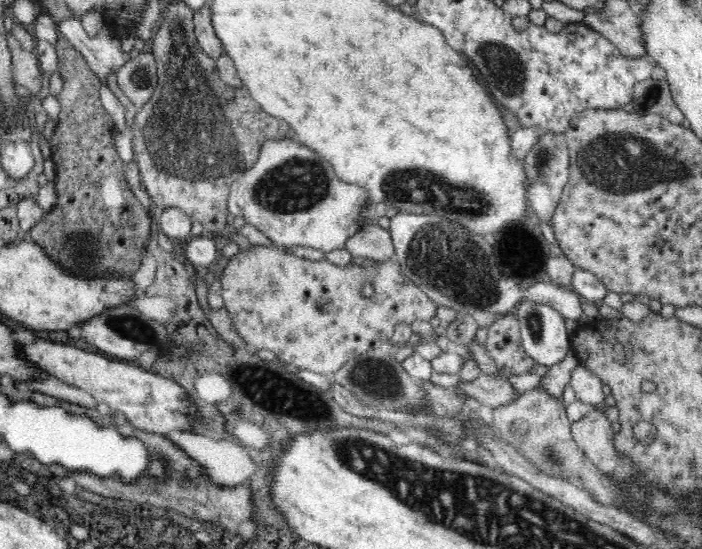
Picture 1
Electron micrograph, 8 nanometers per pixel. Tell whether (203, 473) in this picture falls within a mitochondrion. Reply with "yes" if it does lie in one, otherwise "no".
no

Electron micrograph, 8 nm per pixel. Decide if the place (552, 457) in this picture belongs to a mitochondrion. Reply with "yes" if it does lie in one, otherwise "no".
yes

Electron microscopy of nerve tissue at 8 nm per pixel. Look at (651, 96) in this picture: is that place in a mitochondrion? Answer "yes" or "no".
yes

